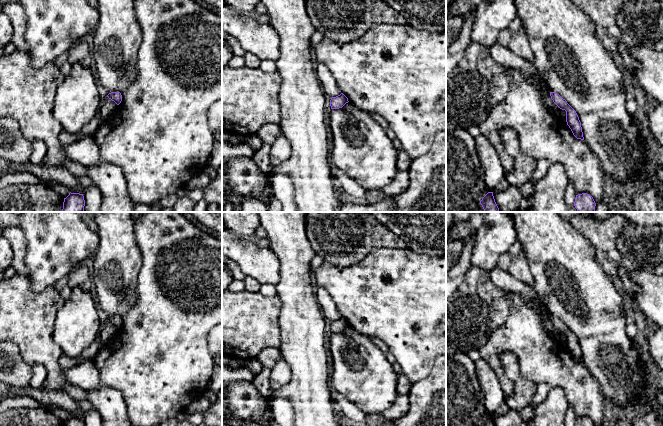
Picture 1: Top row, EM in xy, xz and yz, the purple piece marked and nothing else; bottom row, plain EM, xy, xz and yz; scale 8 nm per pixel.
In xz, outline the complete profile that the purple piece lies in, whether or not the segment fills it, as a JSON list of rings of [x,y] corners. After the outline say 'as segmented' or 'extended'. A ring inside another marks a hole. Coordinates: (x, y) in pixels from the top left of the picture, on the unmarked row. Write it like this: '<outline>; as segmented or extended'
[[[341,317],[340,319],[331,322],[330,330],[331,333],[339,333],[342,332],[348,326],[348,322],[343,317]]]; as segmented

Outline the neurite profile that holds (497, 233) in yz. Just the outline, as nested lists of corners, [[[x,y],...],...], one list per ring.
[[[484,212],[483,223],[476,231],[471,264],[491,271],[499,257],[517,241],[514,219],[508,212]]]

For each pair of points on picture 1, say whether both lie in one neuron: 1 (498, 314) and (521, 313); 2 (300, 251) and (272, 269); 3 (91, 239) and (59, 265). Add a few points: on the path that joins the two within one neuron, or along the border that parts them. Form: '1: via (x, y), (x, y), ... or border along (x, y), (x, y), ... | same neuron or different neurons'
1: border along (506, 291), (509, 313), (507, 318), (493, 332) | different neurons
2: border along (270, 248), (279, 263), (279, 281), (276, 285) | different neurons
3: via (83, 242), (67, 257) | same neuron

